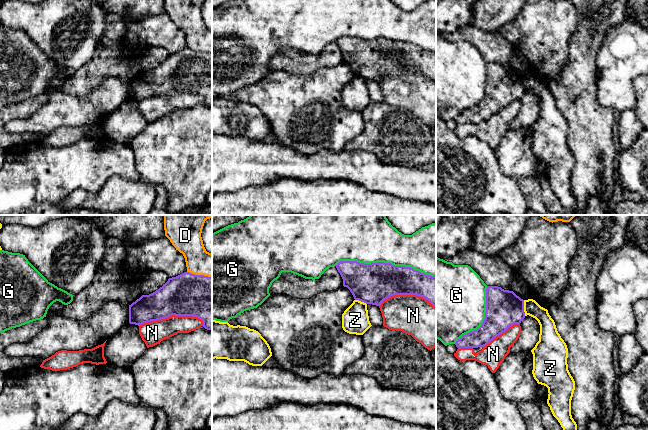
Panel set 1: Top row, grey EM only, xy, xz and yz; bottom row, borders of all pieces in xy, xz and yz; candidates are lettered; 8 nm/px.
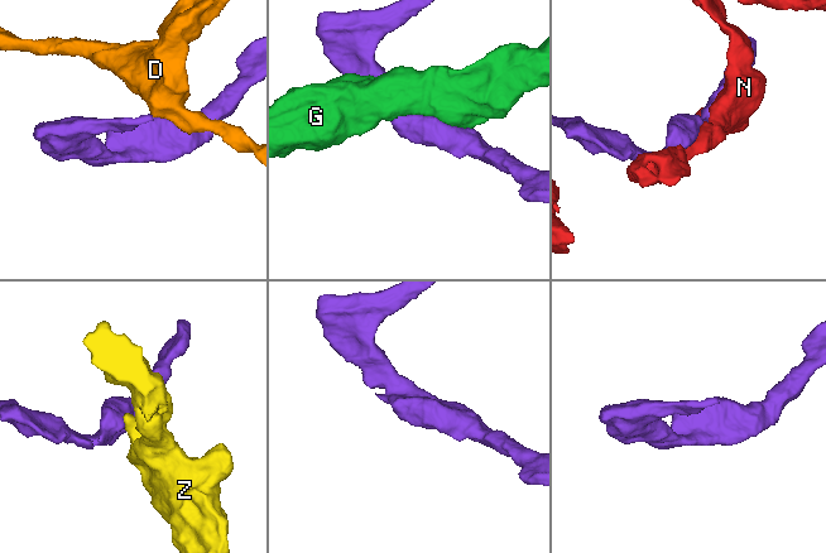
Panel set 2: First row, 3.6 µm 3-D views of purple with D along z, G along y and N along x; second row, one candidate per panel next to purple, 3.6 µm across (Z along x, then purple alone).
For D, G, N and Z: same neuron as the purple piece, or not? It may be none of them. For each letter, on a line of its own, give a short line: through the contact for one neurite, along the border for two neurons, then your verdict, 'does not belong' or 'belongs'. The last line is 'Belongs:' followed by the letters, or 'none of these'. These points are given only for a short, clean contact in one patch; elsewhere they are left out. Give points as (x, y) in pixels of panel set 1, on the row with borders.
D: does not belong
G: does not belong
N: does not belong
Z: line yz (523, 300), (525, 315); does not belong
Belongs: none of these

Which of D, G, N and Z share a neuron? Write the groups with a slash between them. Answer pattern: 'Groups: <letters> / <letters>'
Groups: D / G / N / Z

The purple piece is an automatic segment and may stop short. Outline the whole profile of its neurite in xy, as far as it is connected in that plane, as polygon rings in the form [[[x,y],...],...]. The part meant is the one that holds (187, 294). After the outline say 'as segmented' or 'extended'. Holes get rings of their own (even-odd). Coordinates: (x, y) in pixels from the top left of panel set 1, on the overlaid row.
[[[184,272],[169,278],[158,290],[142,295],[129,305],[129,323],[138,326],[172,315],[197,317],[203,321],[205,329],[212,331],[212,277]]] | as segmented

